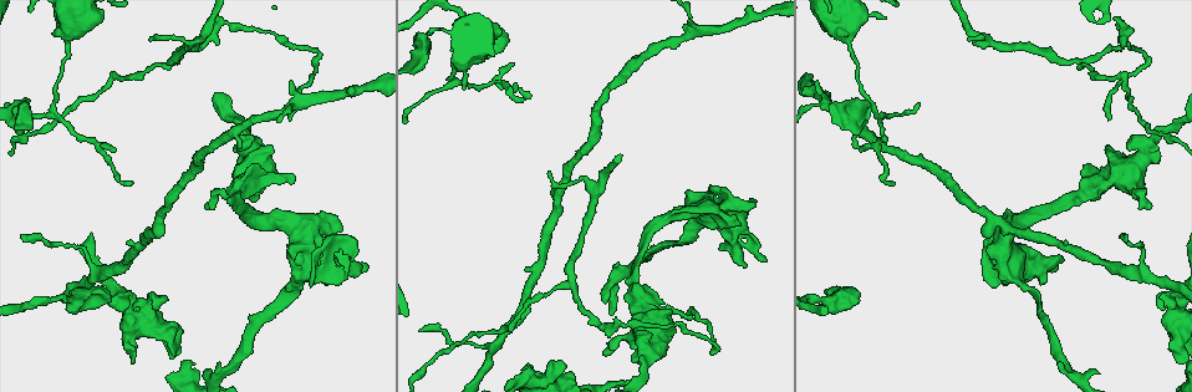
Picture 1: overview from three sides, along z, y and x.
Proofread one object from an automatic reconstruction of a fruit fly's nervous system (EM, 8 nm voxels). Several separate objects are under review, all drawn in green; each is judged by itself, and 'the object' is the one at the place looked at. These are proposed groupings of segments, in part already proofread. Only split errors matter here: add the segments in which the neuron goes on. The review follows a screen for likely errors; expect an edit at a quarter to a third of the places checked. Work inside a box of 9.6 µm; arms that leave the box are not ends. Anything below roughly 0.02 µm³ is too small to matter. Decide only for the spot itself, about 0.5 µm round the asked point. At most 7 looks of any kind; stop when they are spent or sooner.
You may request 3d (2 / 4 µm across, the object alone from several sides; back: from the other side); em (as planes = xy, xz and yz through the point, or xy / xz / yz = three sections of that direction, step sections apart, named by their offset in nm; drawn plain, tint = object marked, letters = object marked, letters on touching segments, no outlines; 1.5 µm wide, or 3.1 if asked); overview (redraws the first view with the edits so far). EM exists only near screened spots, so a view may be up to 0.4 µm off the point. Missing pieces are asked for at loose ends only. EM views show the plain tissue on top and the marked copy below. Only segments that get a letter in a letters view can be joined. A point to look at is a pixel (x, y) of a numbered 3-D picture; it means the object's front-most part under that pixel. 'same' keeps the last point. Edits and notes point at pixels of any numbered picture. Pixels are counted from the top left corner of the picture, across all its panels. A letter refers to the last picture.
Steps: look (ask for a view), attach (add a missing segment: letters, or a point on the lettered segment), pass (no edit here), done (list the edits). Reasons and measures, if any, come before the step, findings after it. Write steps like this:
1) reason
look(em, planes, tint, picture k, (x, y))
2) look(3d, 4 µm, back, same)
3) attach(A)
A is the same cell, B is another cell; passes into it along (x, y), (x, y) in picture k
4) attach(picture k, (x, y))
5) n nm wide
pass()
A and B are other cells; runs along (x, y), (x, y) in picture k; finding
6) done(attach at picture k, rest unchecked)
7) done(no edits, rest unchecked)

an open end
look(3d, 2 µm, back, picture 1, (105, 293))

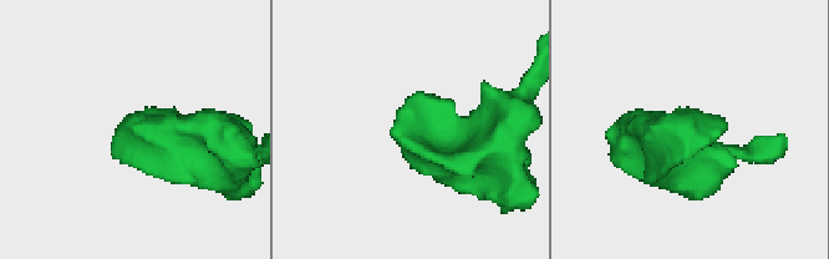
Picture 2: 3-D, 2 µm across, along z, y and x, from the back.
look(em, planes, letters, picture 2, (141, 135))

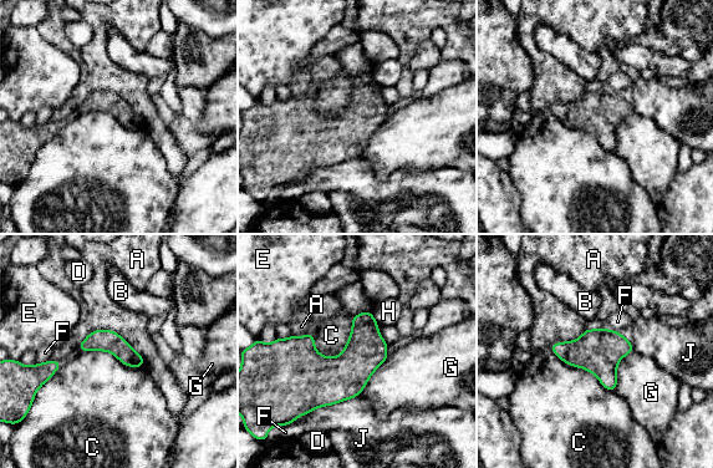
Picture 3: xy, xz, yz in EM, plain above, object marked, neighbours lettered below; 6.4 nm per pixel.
pass()
A, B, C, D, E, F, G, H and J are other cells; border along (371, 311), (340, 354), (315, 350) in picture 3; none of them fits

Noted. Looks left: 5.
free end
look(em, planes, letters, picture 1, (895, 183))

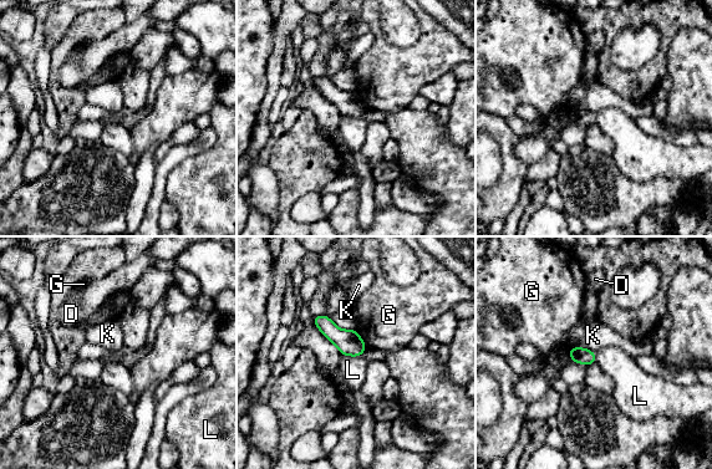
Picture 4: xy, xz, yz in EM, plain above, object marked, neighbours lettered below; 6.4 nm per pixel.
pass()
D, G, K and L are other cells; none of them fits

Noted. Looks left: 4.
an open end
look(em, xz, step 4, tint, picture 1, (527, 371))

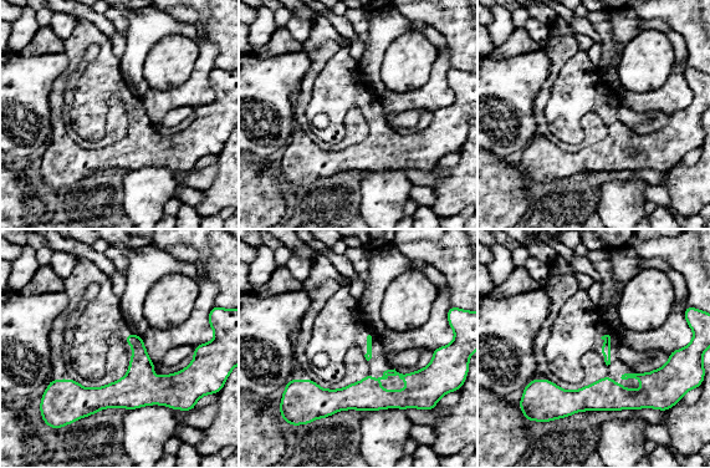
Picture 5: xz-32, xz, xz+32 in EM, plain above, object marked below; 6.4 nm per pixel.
another direction
look(em, planes, letters, same)

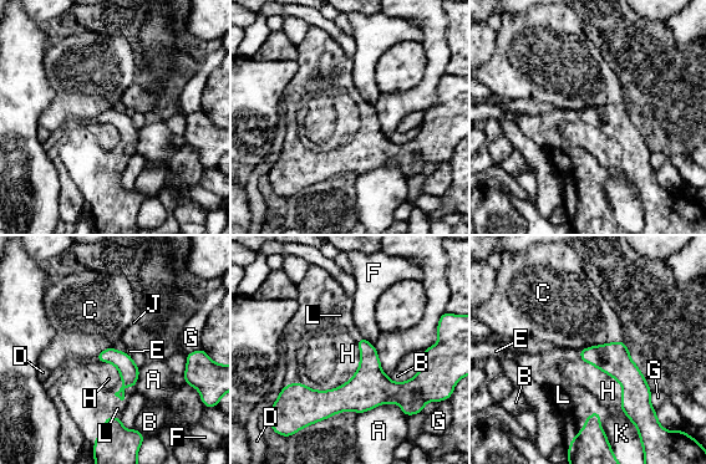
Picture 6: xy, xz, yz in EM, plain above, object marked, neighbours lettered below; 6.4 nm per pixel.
attach(L)
L is the same cell, A, B, C, D, E, F, G, H, J and K are other cells; passes into it along (590, 455), (585, 423), (563, 394) in picture 6; it goes on there

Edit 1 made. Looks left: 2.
done(attach at picture 6, rest unchecked)

